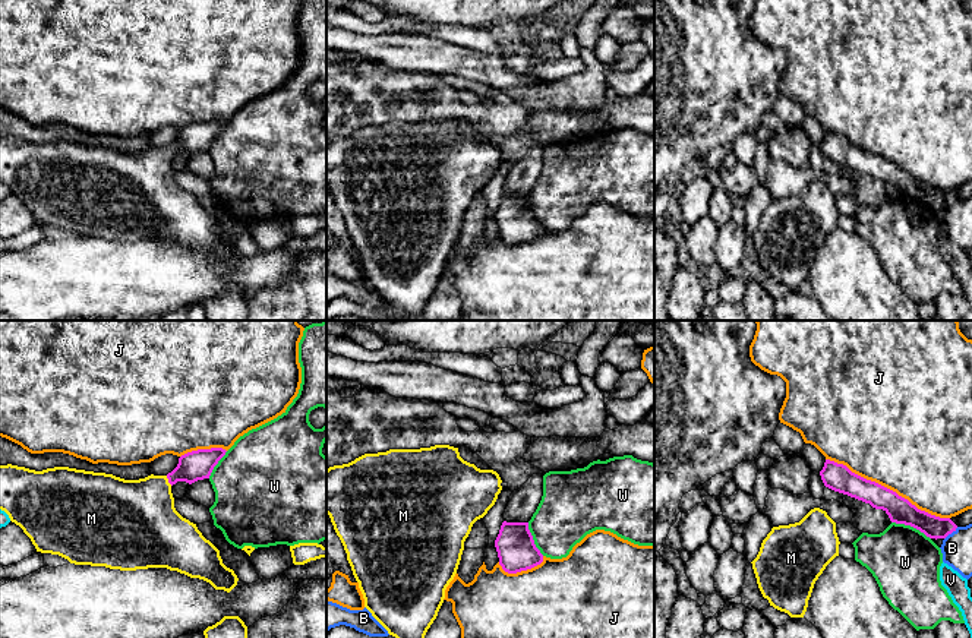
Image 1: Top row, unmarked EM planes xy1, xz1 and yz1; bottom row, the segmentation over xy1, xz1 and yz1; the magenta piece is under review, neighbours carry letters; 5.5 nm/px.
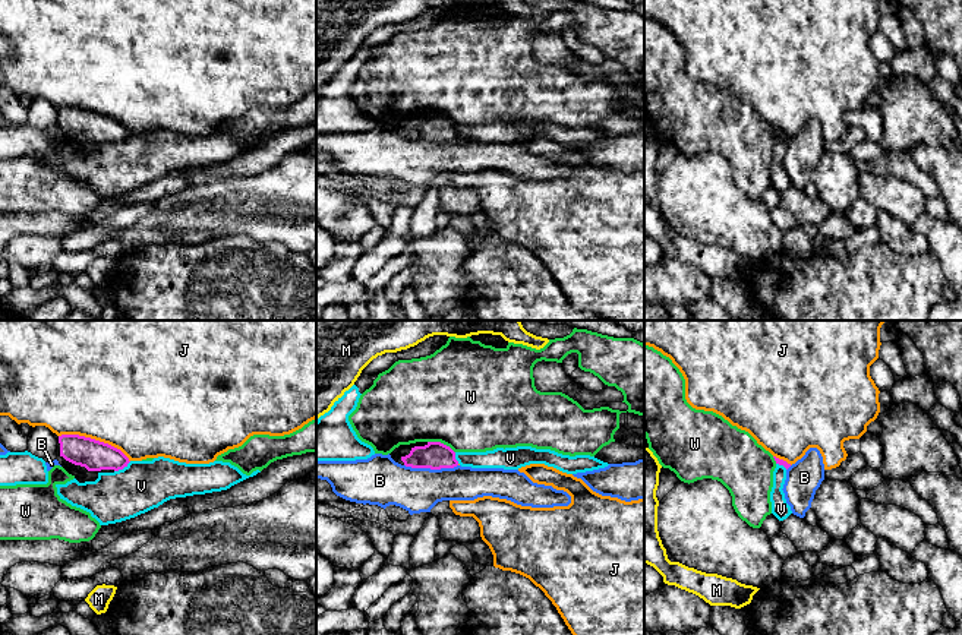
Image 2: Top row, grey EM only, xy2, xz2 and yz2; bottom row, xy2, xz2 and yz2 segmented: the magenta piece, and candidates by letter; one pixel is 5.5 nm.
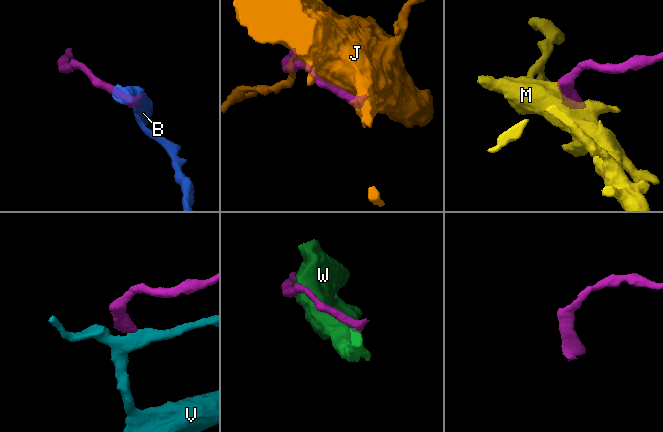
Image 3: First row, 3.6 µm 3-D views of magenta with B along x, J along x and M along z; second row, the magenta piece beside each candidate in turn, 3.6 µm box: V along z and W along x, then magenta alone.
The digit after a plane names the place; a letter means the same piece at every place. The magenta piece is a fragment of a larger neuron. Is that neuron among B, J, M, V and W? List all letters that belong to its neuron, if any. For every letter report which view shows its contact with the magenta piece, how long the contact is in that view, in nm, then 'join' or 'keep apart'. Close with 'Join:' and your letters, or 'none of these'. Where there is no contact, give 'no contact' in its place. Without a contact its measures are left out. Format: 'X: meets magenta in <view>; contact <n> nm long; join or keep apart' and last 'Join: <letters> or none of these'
B: meets magenta in xz2; contact 300 nm long; keep apart
J: meets magenta in yz1; contact 750 nm long; keep apart
M: meets magenta in xy1; contact 70 nm long; join
V: meets magenta in xy2; contact 110 nm long; keep apart
W: meets magenta in yz1; contact 240 nm long; keep apart
Join: M

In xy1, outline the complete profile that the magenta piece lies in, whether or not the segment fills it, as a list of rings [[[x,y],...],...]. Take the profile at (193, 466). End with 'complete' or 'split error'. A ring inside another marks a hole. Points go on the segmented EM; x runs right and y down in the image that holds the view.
[[[223,448],[198,449],[179,458],[177,467],[167,476],[148,476],[124,480],[113,474],[54,467],[42,471],[18,465],[0,465],[0,509],[31,538],[37,552],[59,555],[75,565],[105,566],[120,571],[167,568],[190,578],[209,582],[215,590],[230,593],[237,585],[237,575],[223,563],[220,550],[206,540],[196,524],[183,518],[174,508],[171,486],[209,478],[214,467],[225,455]]] | split error

